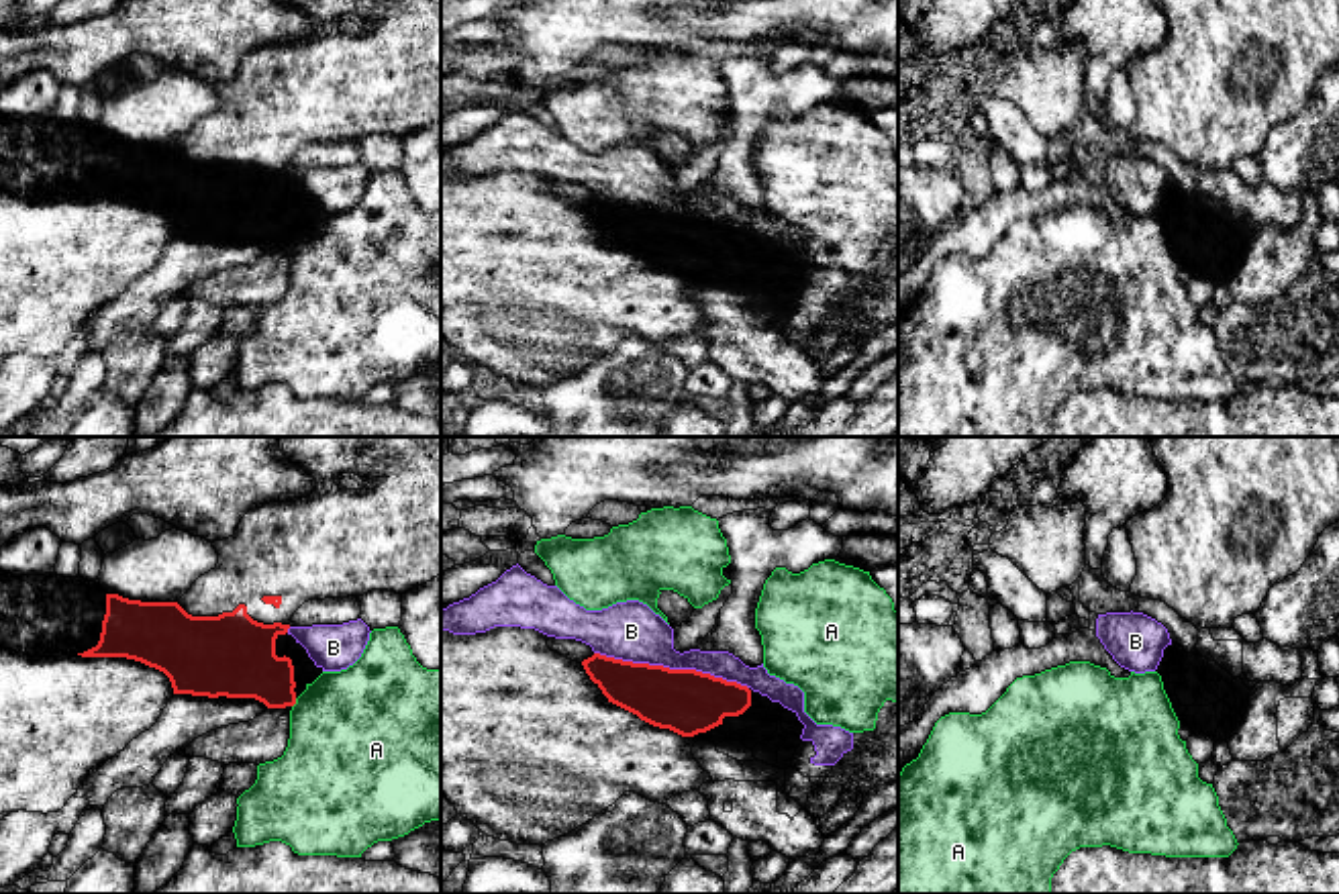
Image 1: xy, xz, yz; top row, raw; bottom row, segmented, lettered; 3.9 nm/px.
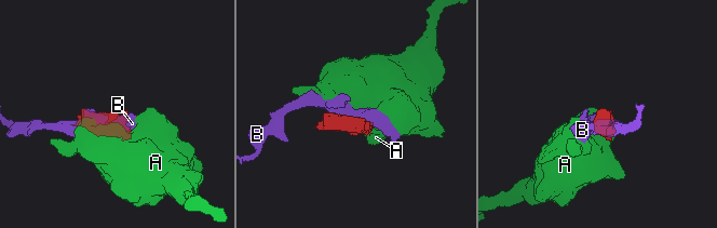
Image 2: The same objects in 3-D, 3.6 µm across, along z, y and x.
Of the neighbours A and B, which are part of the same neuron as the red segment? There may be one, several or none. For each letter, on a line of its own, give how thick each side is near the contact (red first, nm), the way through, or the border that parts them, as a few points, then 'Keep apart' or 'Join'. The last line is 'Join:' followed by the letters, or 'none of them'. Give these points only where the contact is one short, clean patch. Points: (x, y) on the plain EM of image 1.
A: Thickness 260 nm (red) against 480 nm. Boundary: xy (296, 241), (292, 250). Keep apart
B: Thickness 260 nm (red) against 240 nm. Keep apart
Join: none of them

